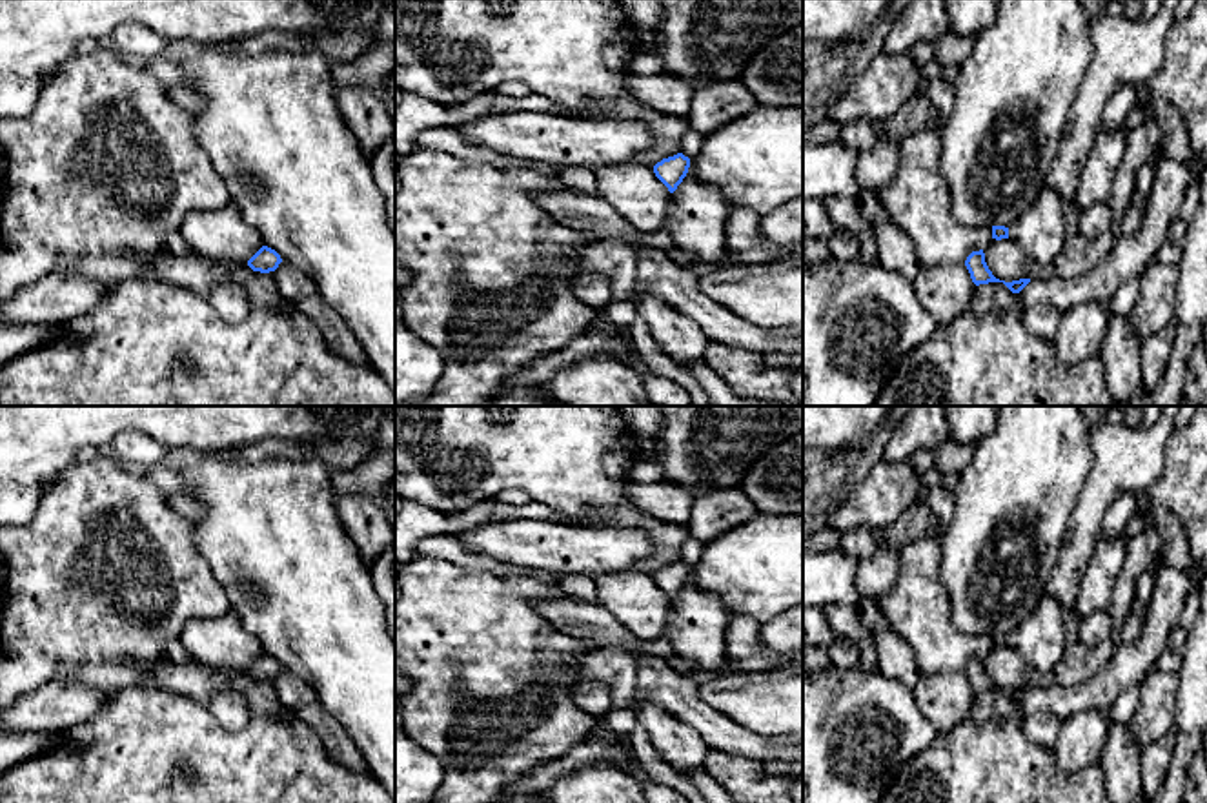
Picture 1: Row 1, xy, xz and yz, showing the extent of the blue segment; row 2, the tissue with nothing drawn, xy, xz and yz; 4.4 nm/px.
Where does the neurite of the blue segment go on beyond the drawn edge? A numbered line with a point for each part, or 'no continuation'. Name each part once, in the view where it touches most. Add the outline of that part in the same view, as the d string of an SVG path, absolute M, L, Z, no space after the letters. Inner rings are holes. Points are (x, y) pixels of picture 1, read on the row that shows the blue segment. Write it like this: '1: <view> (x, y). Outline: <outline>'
no continuation

